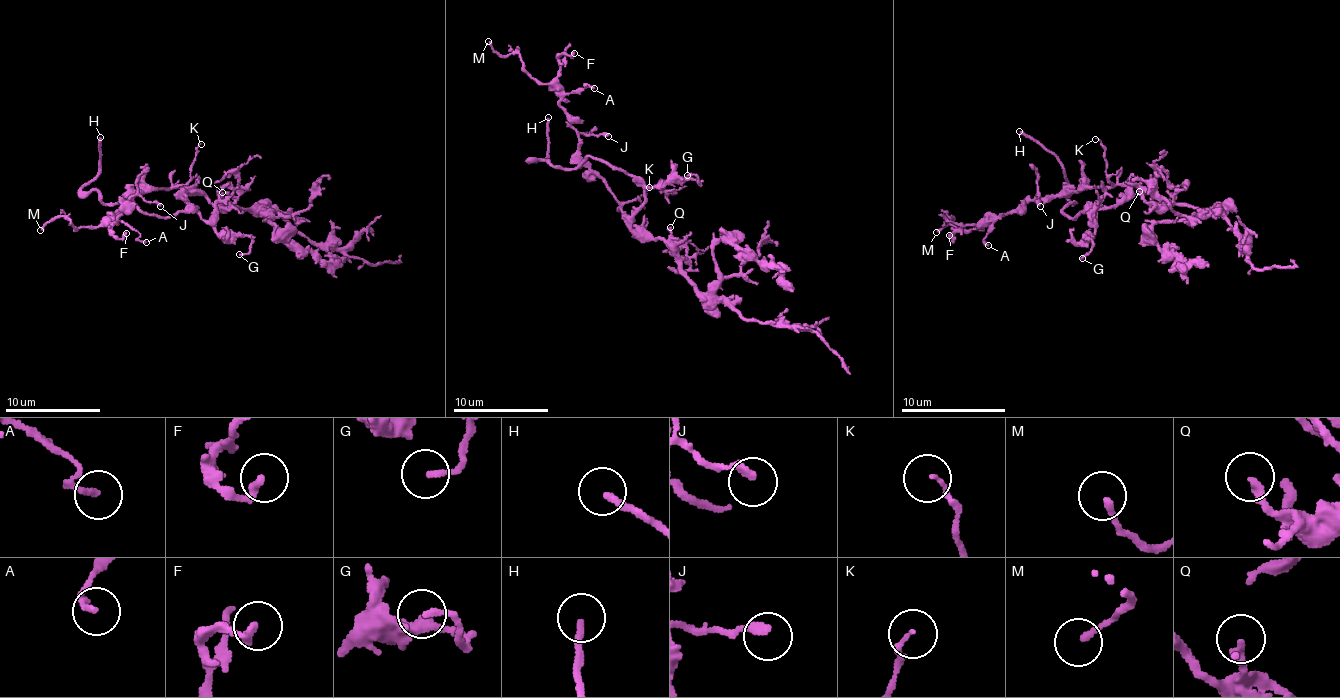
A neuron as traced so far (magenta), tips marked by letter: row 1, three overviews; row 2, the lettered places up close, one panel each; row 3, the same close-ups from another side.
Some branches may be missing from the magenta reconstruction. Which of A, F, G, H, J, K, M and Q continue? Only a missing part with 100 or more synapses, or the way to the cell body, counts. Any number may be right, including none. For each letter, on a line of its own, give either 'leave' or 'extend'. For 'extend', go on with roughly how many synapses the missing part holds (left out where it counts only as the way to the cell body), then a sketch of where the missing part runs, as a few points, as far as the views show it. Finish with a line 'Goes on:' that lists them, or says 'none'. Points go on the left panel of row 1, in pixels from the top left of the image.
A: leave
F: leave
G: leave
H: extend; course (100, 137), (112, 108), (105, 80), (98, 77), (79, 91)
J: leave
K: leave
M: leave
Q: leave
Goes on: H

